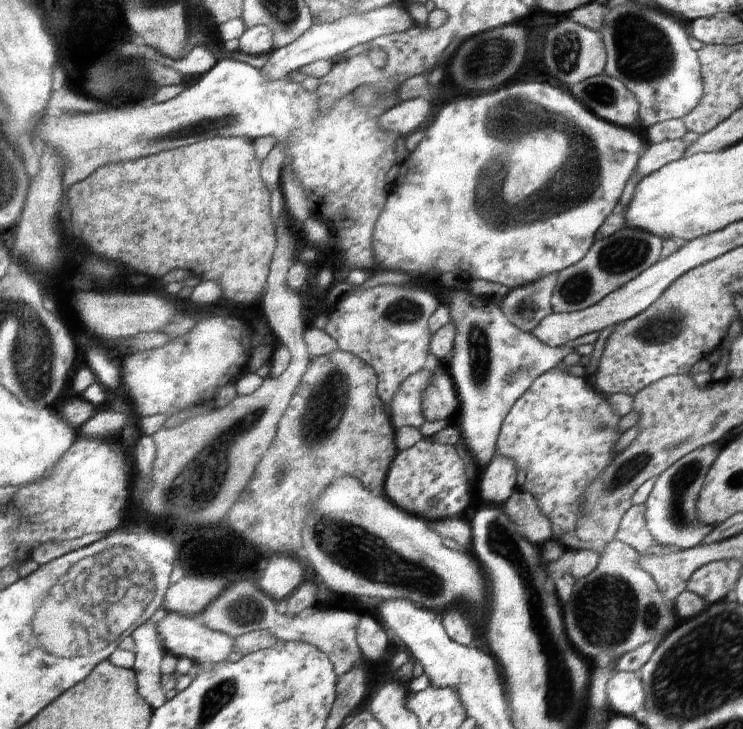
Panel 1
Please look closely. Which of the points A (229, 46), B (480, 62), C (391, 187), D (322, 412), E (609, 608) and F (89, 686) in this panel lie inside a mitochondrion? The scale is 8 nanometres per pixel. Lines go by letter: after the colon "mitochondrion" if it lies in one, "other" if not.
A: other
B: mitochondrion
C: other
D: mitochondrion
E: mitochondrion
F: other

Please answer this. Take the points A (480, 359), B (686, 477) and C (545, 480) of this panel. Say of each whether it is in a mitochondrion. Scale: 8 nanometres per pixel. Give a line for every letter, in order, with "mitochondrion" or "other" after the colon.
A: mitochondrion
B: mitochondrion
C: other

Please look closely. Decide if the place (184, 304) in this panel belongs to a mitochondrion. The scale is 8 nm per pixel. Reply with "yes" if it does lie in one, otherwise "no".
no

